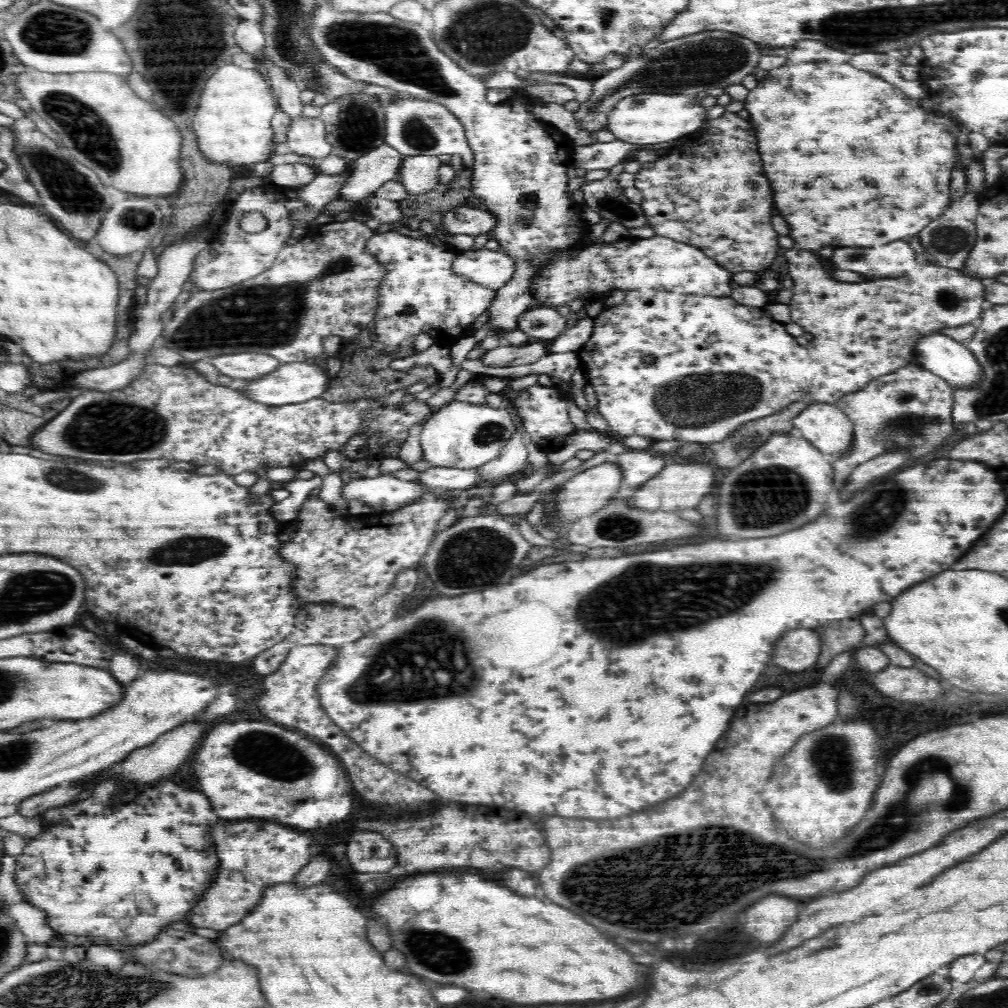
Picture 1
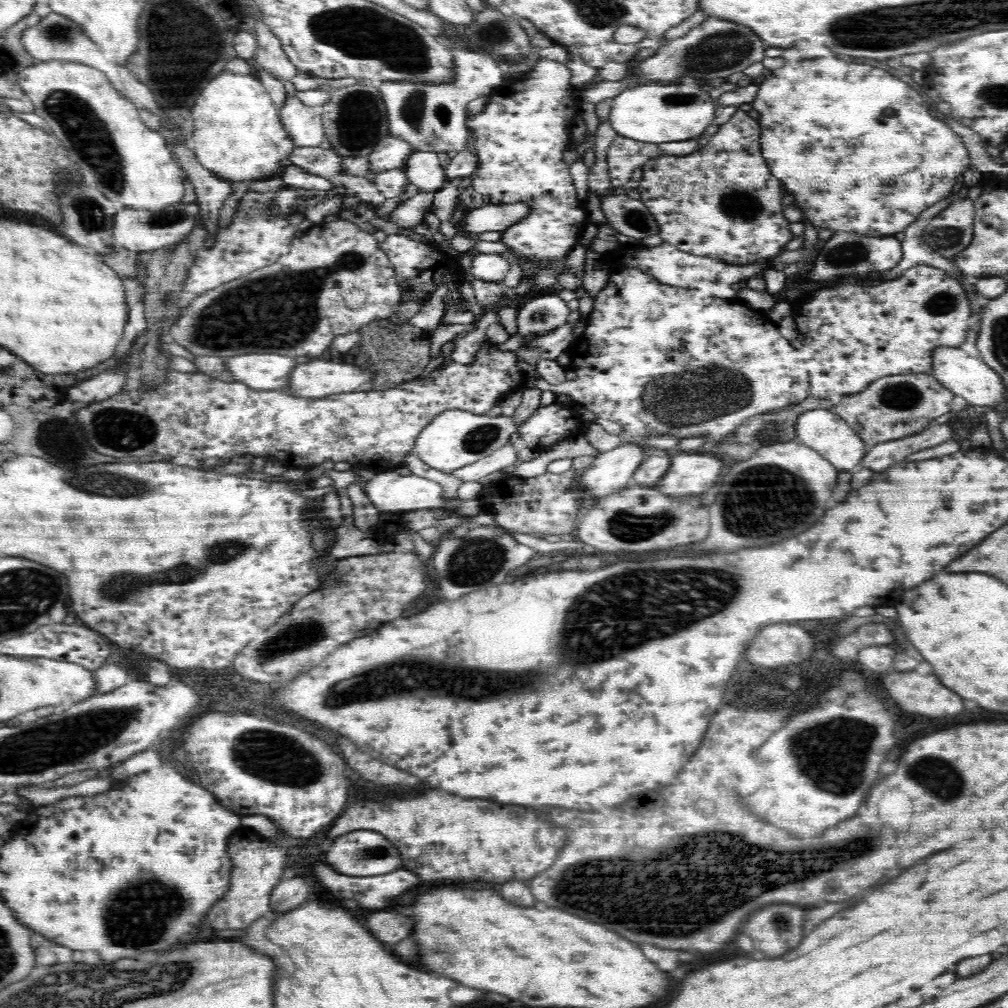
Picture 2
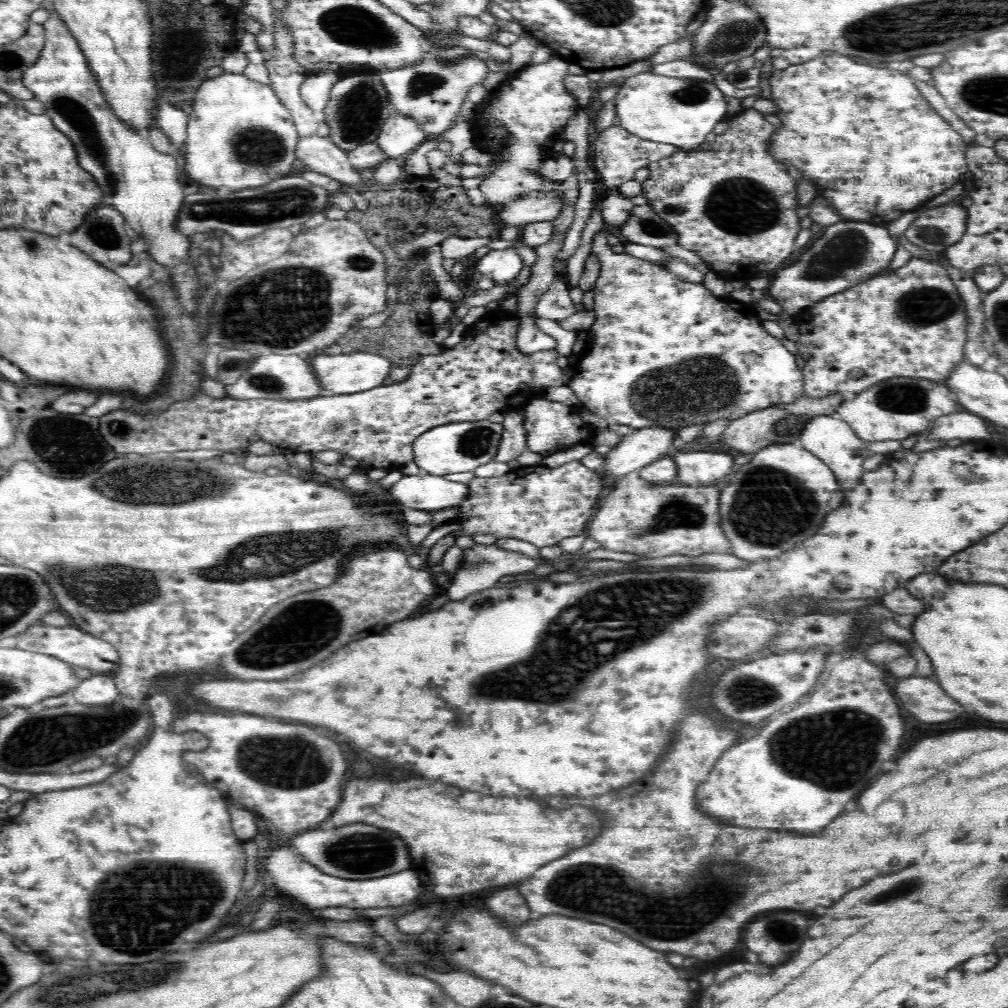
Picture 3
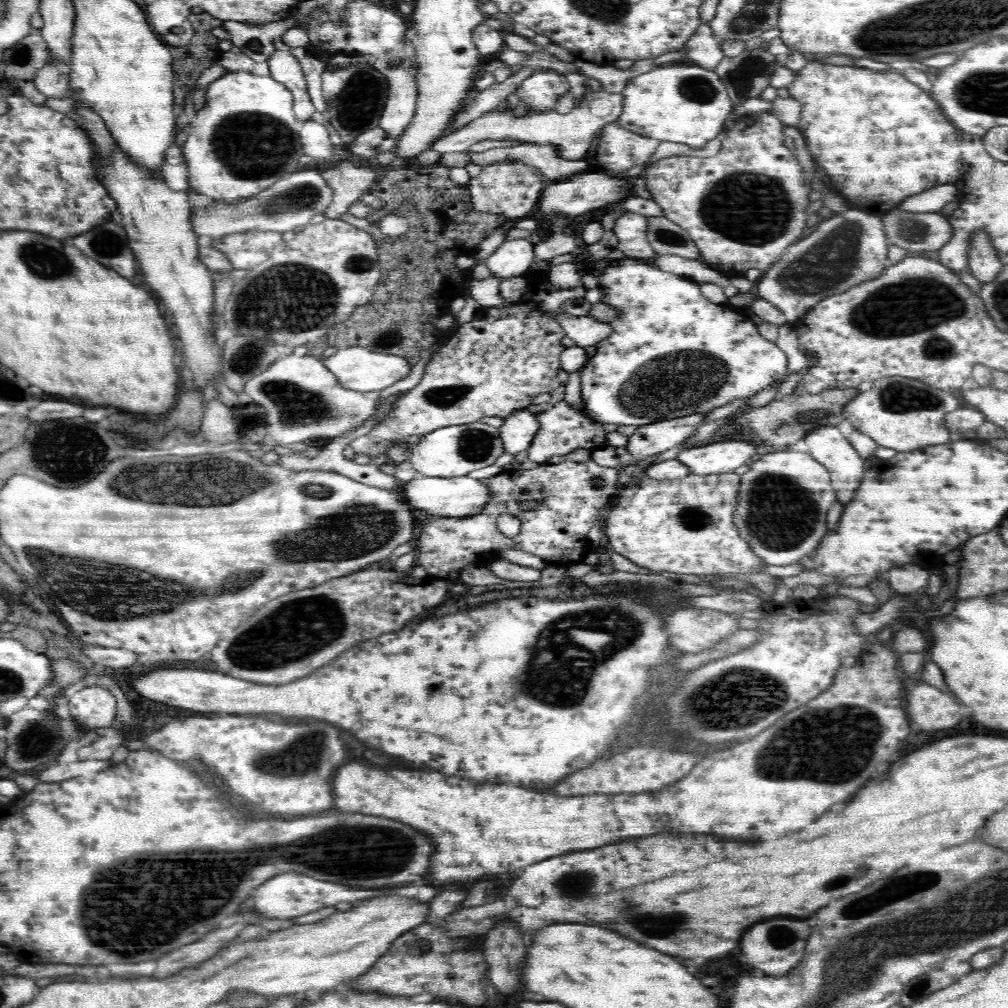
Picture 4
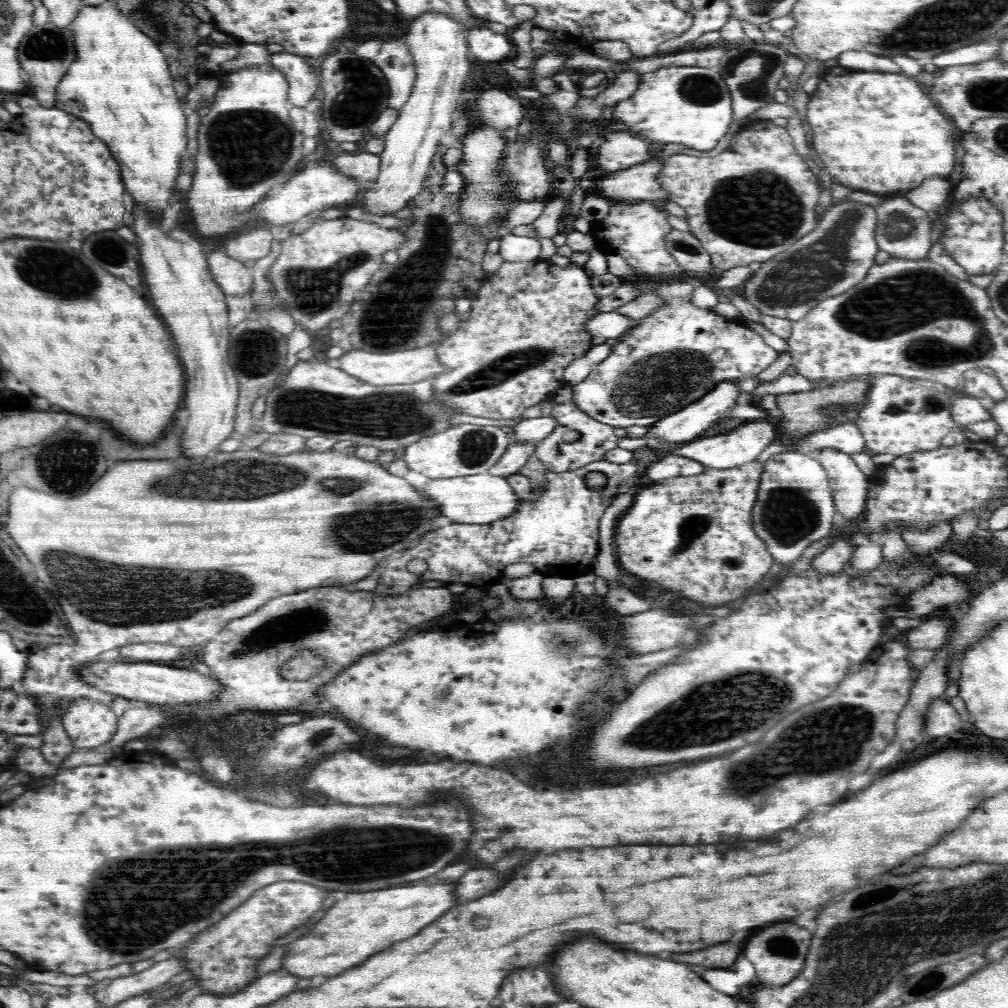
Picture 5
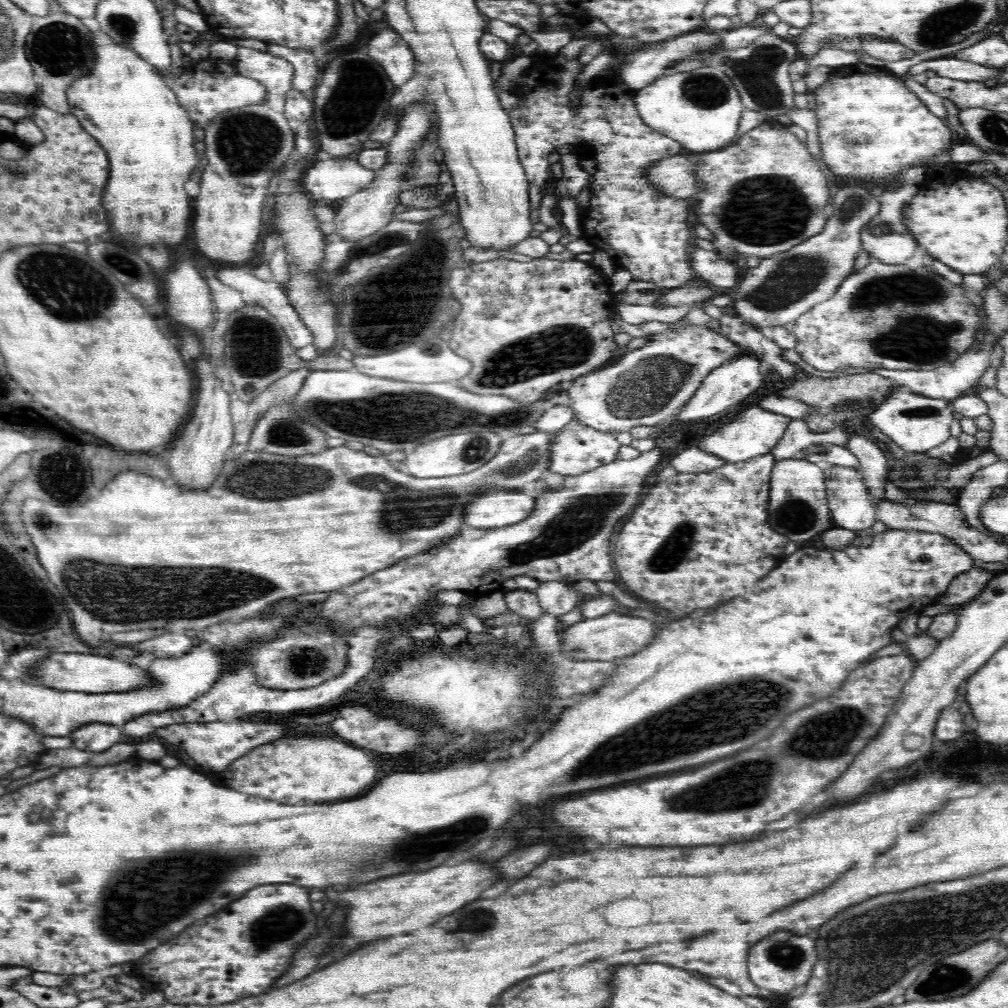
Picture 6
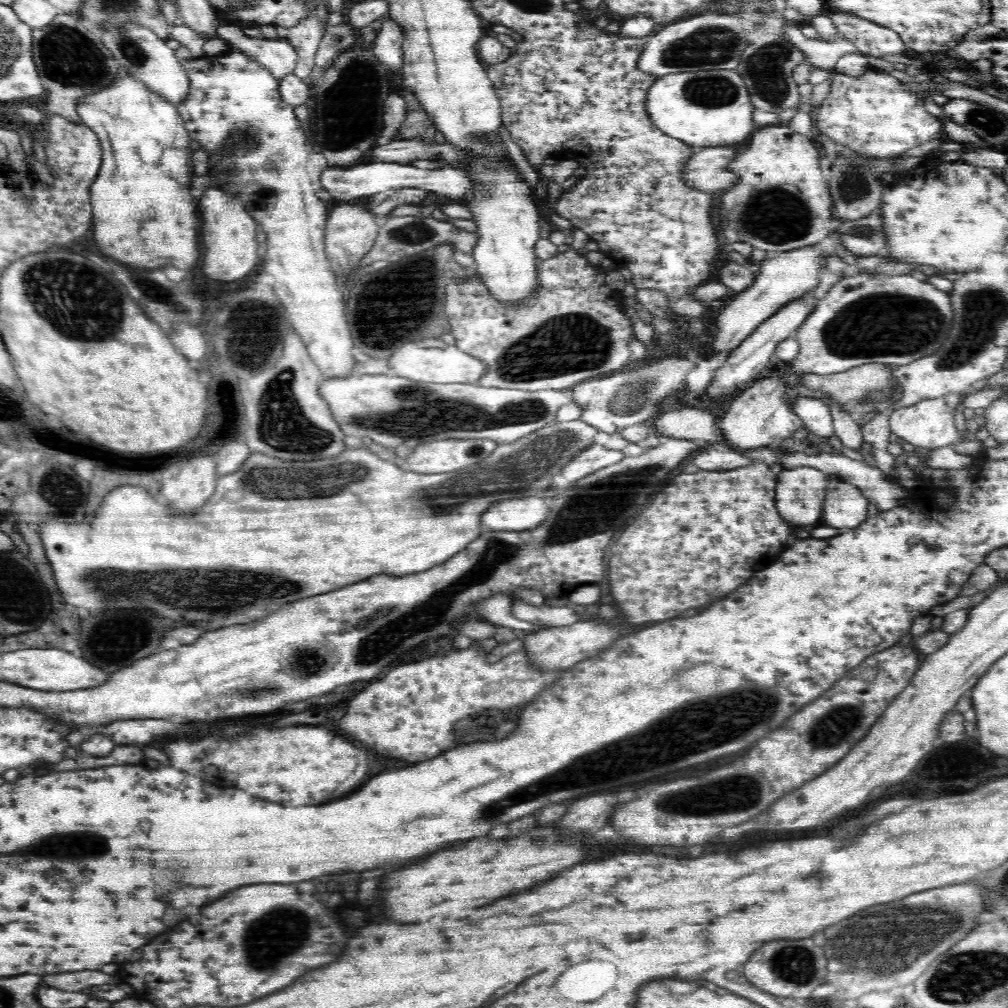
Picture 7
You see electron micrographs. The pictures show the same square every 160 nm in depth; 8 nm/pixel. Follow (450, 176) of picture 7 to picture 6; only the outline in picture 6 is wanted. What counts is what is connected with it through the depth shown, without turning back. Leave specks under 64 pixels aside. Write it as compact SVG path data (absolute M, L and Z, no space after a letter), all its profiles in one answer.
M351 159L326 160L326 162L309 164L301 178L301 190L309 194L314 203L325 202L330 204L334 200L344 199L362 190L368 186L370 181L374 180L374 177L374 170L368 170Z

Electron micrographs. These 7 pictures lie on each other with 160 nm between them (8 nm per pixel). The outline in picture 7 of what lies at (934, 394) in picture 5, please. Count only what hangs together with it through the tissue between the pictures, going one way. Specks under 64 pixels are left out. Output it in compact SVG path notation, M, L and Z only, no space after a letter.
M944 398L921 400L913 405L889 410L889 425L891 432L897 435L900 440L913 444L918 450L958 444L958 442L966 440L964 437L968 437L966 433L957 430L953 408L948 406Z

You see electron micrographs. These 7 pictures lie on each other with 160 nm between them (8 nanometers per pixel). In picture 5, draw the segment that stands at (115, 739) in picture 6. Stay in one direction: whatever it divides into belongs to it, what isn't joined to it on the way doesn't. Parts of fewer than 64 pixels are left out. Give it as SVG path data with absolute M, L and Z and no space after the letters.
M78 697L63 714L63 725L76 749L96 749L118 730L118 716L111 706L94 697Z

